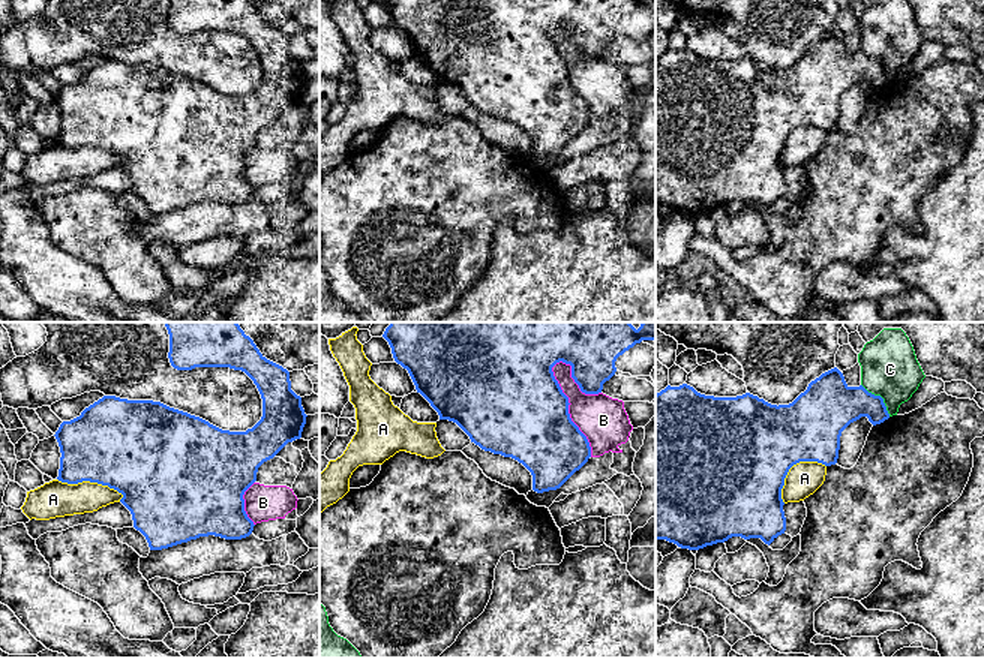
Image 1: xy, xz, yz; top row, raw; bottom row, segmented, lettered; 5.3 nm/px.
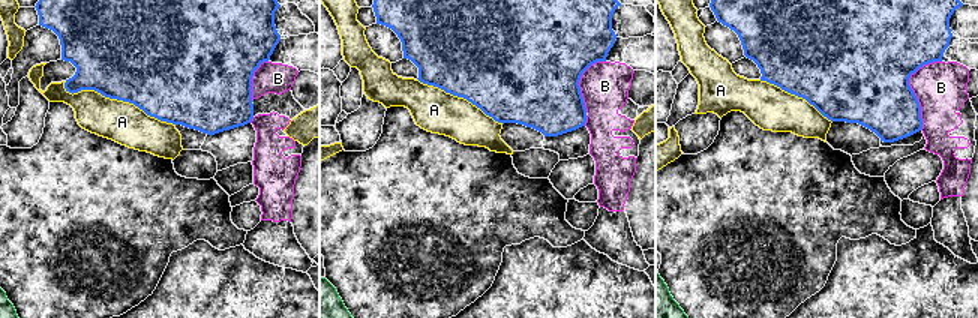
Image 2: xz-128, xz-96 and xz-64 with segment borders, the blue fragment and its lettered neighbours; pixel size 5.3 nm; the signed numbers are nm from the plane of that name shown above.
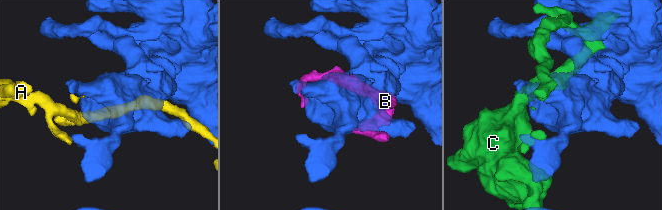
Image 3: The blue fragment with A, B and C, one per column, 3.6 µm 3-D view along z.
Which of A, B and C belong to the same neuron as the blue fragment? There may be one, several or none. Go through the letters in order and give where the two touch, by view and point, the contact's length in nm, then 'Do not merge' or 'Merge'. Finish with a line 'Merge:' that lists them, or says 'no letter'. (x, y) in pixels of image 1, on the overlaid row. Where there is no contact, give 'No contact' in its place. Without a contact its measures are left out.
A: Touches blue at xy (90, 481). Shared border 380 nm. Merge
B: Touches blue at xz (567, 408). Shared border 550 nm. Do not merge
C: Touches blue at yz (881, 397). Shared border 240 nm. Do not merge
Merge: A

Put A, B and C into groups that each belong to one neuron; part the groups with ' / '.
A / B / C

